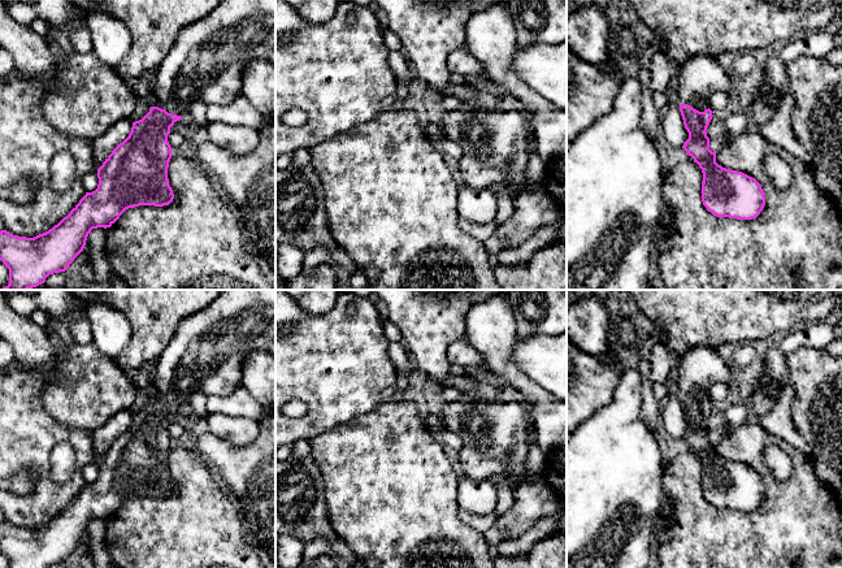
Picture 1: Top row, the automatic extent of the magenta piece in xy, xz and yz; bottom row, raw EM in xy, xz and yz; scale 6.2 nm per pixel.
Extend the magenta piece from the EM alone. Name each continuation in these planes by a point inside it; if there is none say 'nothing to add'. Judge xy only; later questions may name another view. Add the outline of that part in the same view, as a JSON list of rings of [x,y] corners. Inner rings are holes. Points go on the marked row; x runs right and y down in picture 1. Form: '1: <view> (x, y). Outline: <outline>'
1: xy (207, 61). Outline: [[[222,0],[208,16],[190,23],[178,34],[174,45],[159,65],[153,95],[156,96],[156,107],[165,109],[168,113],[183,117],[190,109],[191,104],[201,100],[205,104],[229,105],[242,92],[242,74],[244,68],[253,60],[265,60],[270,51],[275,48],[275,0]]]

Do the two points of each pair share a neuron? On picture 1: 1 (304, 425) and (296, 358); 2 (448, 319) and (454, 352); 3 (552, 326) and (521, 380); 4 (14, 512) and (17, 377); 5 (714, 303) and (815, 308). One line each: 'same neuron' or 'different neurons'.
1: same neuron
2: different neurons
3: different neurons
4: same neuron
5: same neuron

